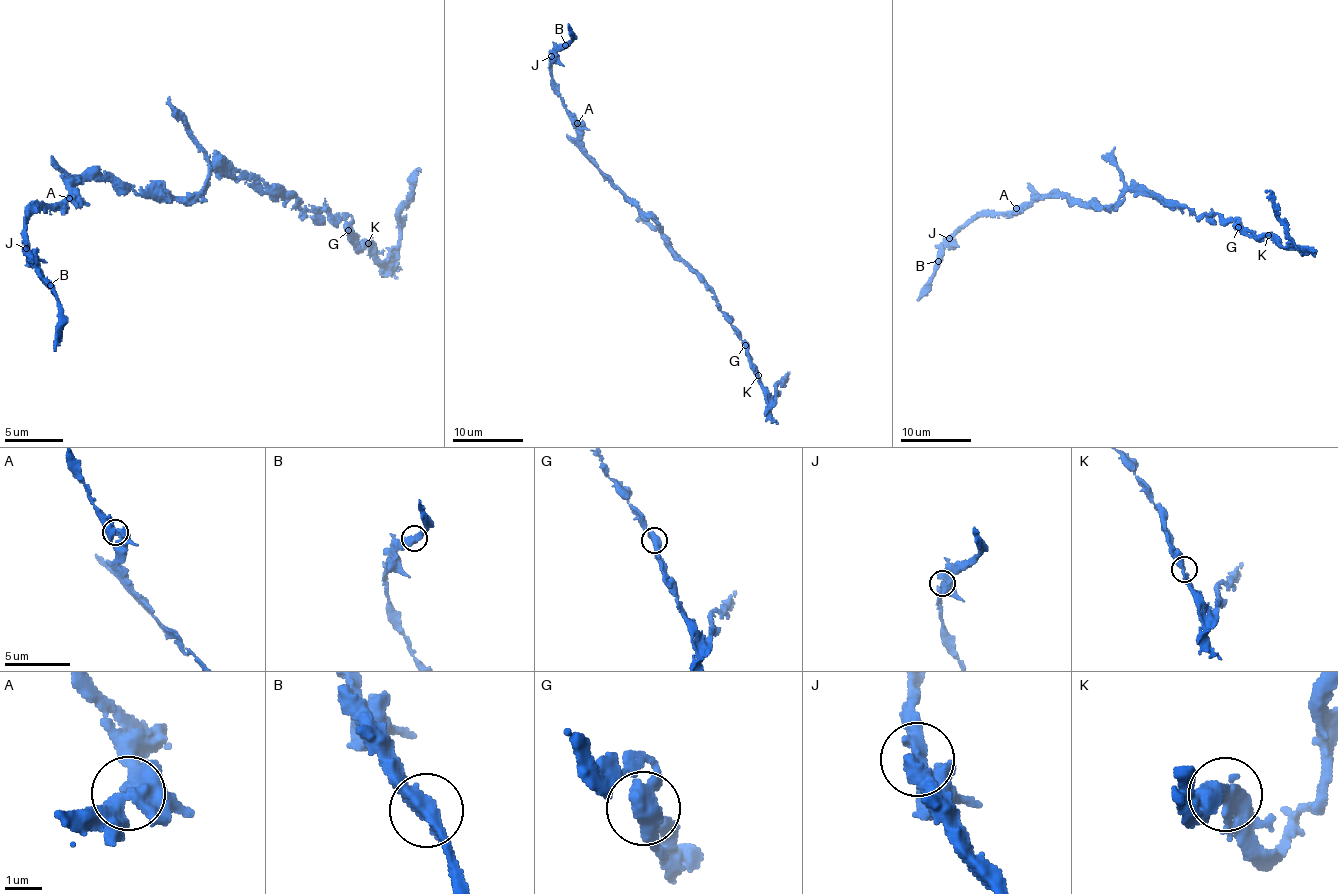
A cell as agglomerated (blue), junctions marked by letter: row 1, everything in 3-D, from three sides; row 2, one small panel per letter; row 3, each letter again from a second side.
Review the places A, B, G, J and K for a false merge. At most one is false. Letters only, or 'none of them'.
none of them

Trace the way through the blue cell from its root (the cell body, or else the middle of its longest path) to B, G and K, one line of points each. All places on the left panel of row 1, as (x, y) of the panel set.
B: (202, 189), (141, 197), (109, 180), (79, 180), (27, 221), (27, 256), (50, 285)
G: (202, 189), (213, 168), (239, 168), (263, 183), (292, 192), (301, 209), (324, 206), (347, 229)
K: (202, 189), (213, 168), (239, 168), (263, 183), (292, 192), (301, 209), (324, 206), (362, 244), (367, 244)

